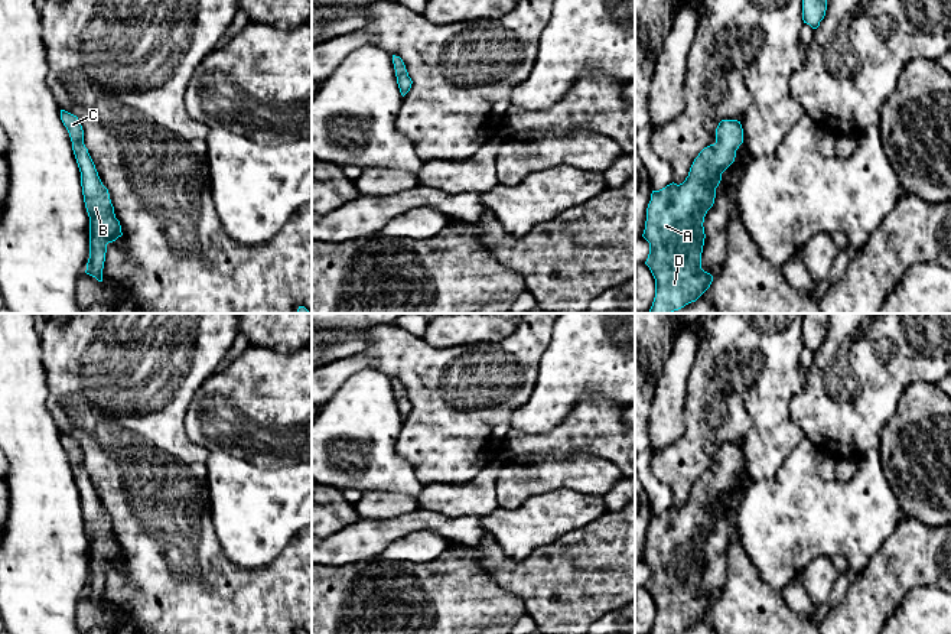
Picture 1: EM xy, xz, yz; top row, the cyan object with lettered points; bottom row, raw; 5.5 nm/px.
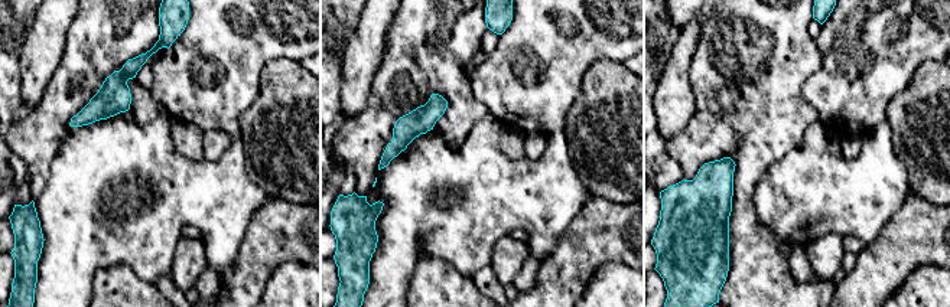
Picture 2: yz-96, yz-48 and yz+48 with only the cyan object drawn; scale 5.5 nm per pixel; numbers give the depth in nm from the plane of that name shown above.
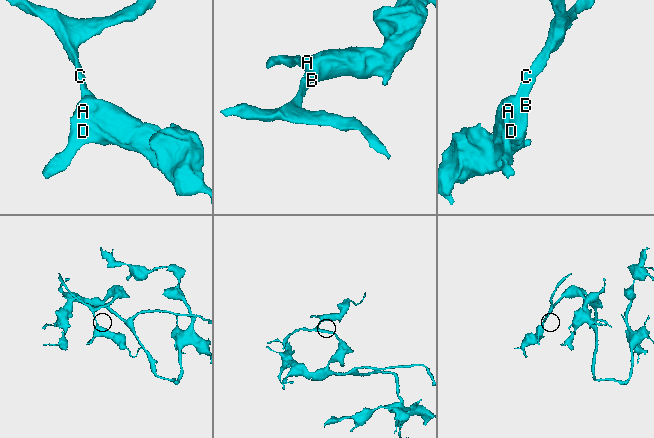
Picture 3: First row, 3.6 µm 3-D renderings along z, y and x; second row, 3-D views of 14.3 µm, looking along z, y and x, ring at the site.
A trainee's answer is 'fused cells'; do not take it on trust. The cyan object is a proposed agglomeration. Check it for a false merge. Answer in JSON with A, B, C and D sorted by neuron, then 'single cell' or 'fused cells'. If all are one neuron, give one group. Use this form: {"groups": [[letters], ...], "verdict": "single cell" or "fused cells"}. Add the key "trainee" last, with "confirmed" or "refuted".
{"groups": [["A", "B", "C", "D"]], "verdict": "single cell", "trainee": "refuted"}

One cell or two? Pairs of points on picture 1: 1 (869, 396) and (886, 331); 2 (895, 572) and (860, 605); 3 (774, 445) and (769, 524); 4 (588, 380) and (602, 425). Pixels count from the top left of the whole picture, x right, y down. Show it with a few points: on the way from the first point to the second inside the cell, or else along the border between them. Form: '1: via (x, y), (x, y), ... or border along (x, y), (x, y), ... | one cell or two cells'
1: via (869, 379), (869, 357), (870, 347), (873, 345) | one cell
2: via (886, 581), (869, 598) | one cell
3: border along (794, 449), (771, 477), (755, 480), (742, 491) | two cells
4: border along (619, 405), (602, 397), (583, 397), (566, 416) | two cells

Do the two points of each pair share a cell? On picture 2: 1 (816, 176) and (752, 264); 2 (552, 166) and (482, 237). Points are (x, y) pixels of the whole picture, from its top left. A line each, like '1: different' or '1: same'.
1: different
2: same

